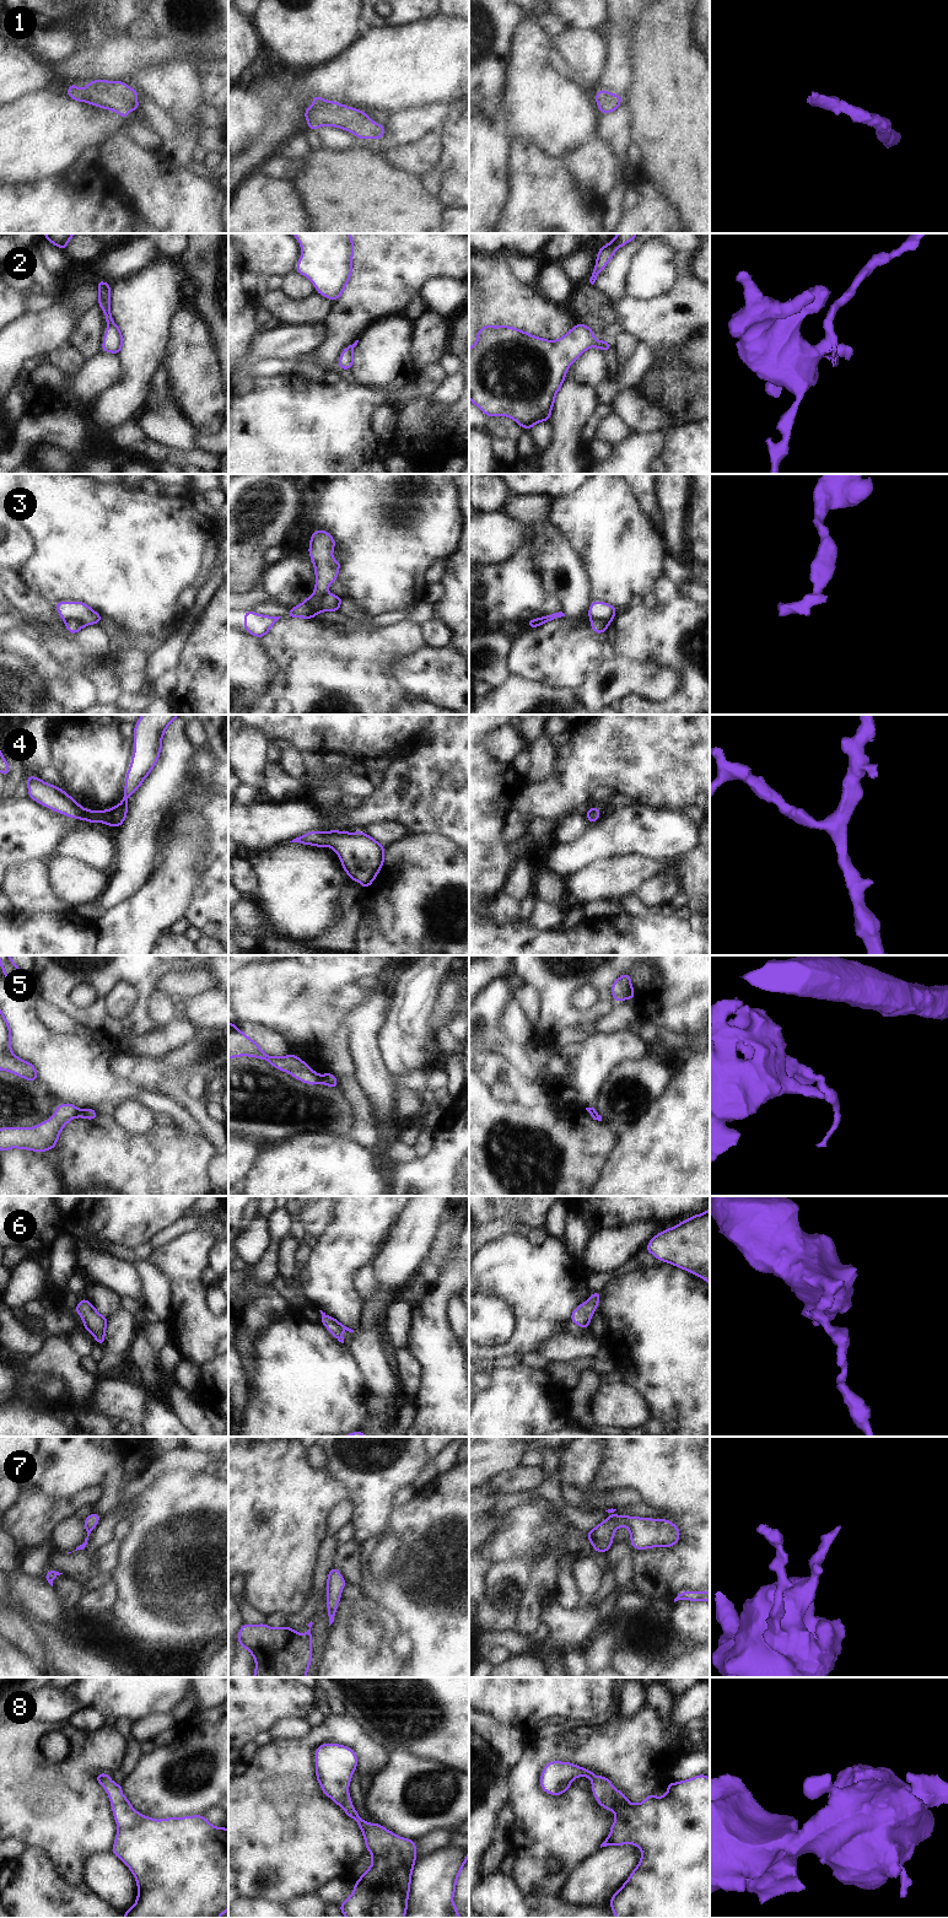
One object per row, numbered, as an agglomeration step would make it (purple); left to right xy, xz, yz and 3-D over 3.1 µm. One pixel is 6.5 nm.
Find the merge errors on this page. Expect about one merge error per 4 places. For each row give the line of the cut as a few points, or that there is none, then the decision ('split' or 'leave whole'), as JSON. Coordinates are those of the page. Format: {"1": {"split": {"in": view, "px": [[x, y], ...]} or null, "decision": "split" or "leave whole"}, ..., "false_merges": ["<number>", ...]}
{"1": {"split": null, "decision": "leave whole"}, "2": {"split": {"in": "xy", "px": [[113, 323], [108, 327]]}, "decision": "split"}, "3": {"split": {"in": "xz", "px": [[327, 592], [313, 605], [311, 604]]}, "decision": "split"}, "4": {"split": null, "decision": "leave whole"}, "5": {"split": {"in": "xz", "px": [[318, 1075], [319, 1082]]}, "decision": "split"}, "6": {"split": null, "decision": "leave whole"}, "7": {"split": null, "decision": "leave whole"}, "8": {"split": null, "decision": "leave whole"}, "false_merges": ["2", "3", "5"]}

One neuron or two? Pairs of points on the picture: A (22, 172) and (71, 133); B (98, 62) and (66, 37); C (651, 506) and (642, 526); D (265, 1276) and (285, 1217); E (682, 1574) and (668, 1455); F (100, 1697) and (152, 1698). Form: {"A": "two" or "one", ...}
{"A": "one", "B": "two", "C": "two", "D": "one", "E": "one", "F": "one"}

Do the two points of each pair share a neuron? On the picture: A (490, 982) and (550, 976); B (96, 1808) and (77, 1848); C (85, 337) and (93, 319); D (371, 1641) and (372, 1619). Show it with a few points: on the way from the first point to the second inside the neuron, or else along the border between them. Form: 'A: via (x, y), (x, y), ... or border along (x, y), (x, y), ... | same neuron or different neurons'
A: border along (512, 968), (508, 974), (511, 982) | different neurons
B: via (86, 1817), (77, 1826), (77, 1838) | same neuron
C: via (89, 333), (93, 323) | same neuron
D: via (371, 1636), (372, 1623) | same neuron

